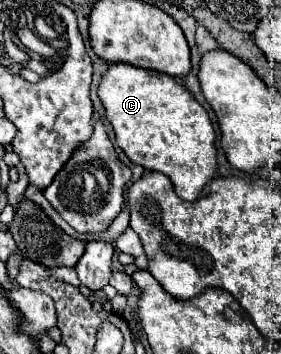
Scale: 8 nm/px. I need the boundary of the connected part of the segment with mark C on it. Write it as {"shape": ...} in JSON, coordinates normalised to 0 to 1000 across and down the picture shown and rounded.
{"shape":[[[391,178],[356,223],[349,274],[370,297],[377,336],[406,364],[413,404],[448,432],[448,444],[470,460],[505,466],[512,477],[584,489],[612,511],[626,551],[641,551],[655,568],[698,568],[726,523],[754,506],[769,483],[769,415],[762,415],[769,376],[740,319],[683,274],[683,263],[655,240],[641,240],[633,223],[591,206],[498,195],[463,178]]]}

